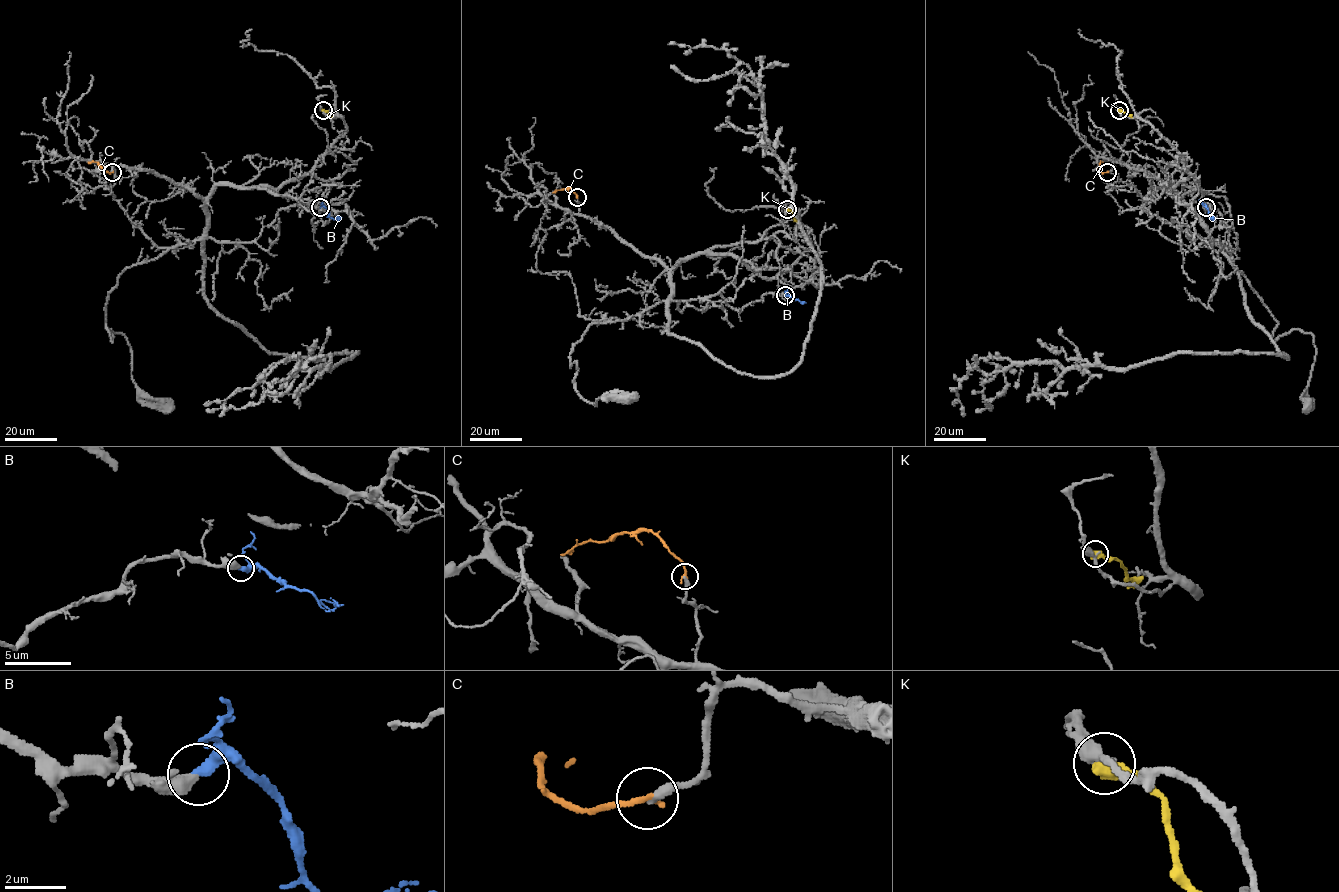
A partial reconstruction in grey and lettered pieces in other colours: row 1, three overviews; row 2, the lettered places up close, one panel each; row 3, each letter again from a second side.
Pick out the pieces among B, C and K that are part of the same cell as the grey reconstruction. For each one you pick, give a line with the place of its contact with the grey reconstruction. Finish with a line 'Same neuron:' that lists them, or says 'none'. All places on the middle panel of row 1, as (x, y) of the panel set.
B: meets grey at (785, 295)
Same neuron: B

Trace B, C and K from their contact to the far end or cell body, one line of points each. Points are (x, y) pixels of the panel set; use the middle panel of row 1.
B: (785, 295), (805, 302)
C: (577, 197), (570, 188), (552, 193)
K: (787, 209), (796, 221)

